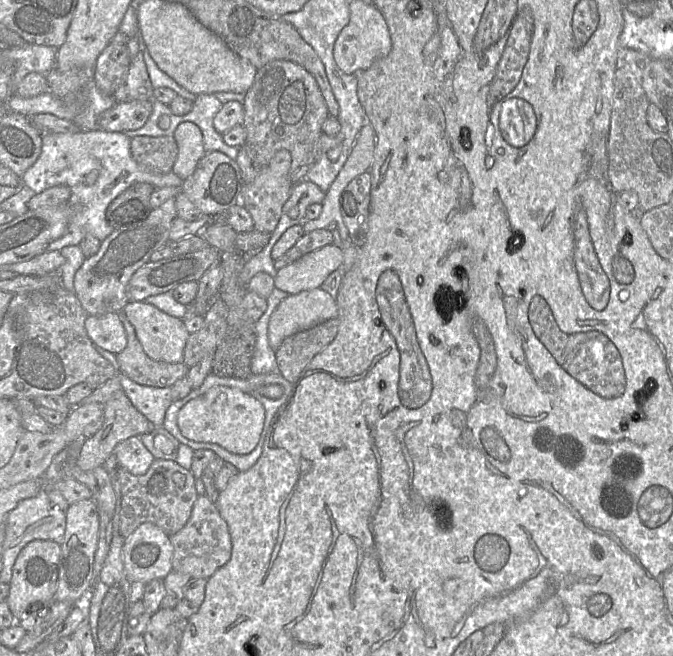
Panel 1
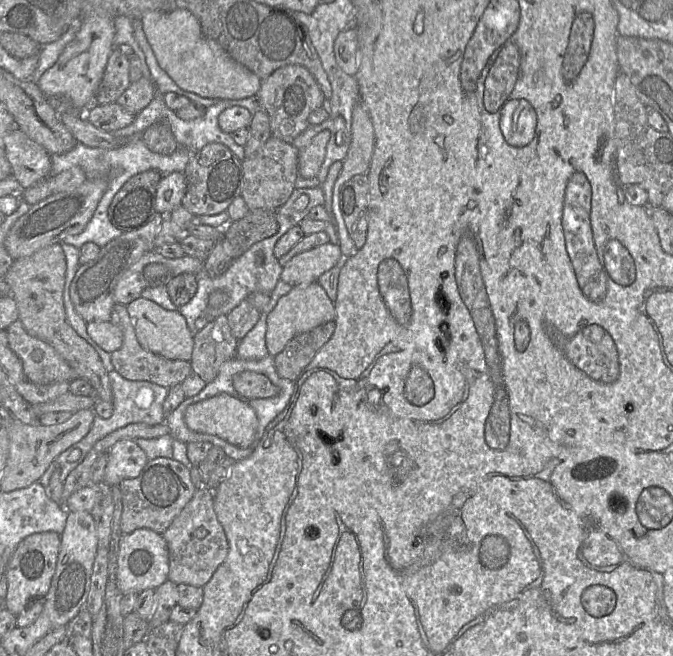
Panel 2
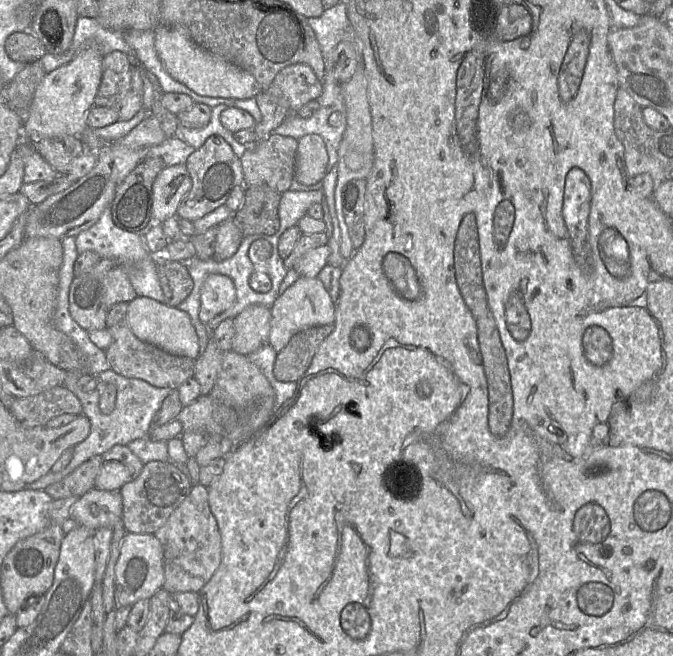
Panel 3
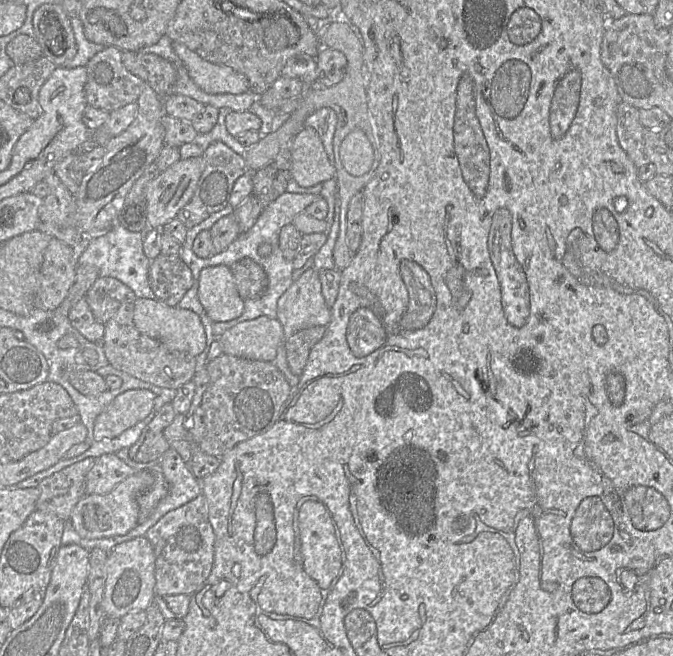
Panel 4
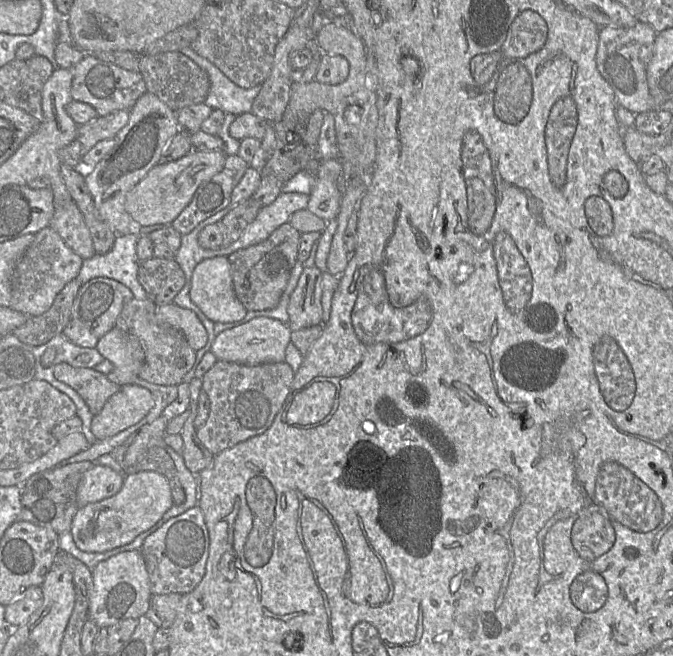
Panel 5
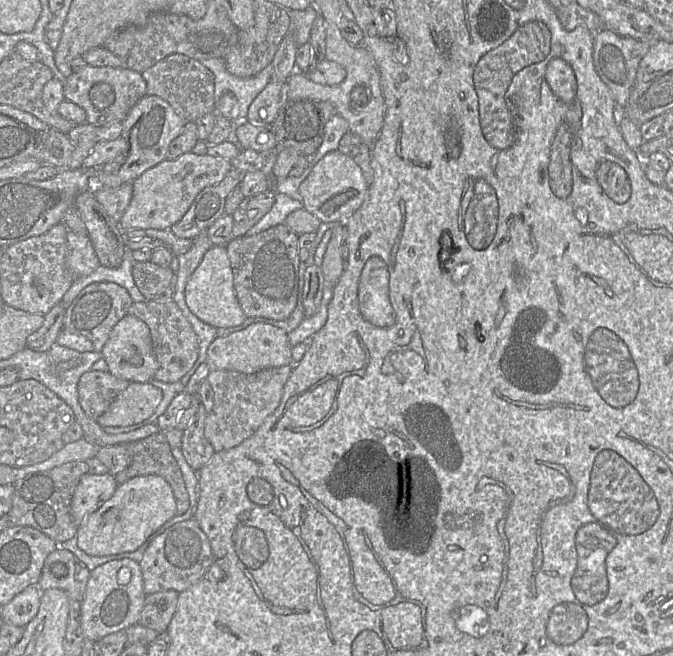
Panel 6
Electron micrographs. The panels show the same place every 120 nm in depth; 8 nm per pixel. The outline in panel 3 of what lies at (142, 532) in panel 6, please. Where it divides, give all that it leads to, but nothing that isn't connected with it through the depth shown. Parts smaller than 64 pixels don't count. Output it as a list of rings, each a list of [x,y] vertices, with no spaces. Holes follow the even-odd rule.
[[[92,488],[77,498],[70,508],[70,517],[79,525],[93,531],[111,528],[121,523],[123,513],[122,496],[119,491]]]

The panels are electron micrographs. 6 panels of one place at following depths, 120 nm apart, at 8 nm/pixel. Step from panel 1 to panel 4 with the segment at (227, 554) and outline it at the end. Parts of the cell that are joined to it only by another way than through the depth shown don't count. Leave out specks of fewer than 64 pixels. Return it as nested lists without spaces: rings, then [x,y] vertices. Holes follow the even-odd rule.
[[[201,493],[165,514],[148,529],[145,537],[155,554],[155,595],[191,595],[210,575],[214,563],[215,534],[208,519],[207,502]]]

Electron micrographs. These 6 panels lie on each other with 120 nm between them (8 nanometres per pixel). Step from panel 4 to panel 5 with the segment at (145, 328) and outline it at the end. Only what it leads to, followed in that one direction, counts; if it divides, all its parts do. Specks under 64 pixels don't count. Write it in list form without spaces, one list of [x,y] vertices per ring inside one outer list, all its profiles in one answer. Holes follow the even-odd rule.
[[[166,304],[158,305],[155,314],[159,321],[180,330],[194,351],[197,352],[206,345],[207,331],[193,311],[175,304]]]

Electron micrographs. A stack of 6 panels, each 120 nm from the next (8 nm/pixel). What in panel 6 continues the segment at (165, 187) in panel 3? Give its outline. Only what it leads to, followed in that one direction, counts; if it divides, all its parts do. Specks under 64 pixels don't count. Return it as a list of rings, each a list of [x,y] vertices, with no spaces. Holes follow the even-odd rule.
[[[193,152],[182,154],[175,160],[160,162],[133,181],[132,199],[120,220],[120,226],[124,230],[170,229],[182,219],[203,189],[219,184],[232,168],[228,159]]]

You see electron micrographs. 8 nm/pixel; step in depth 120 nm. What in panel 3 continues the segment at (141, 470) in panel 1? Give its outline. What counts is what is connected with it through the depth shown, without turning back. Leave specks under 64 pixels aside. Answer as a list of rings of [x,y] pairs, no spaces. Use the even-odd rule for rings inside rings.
[[[114,445],[102,454],[102,462],[95,478],[95,488],[107,491],[119,491],[120,488],[138,477],[144,464],[127,445]]]

